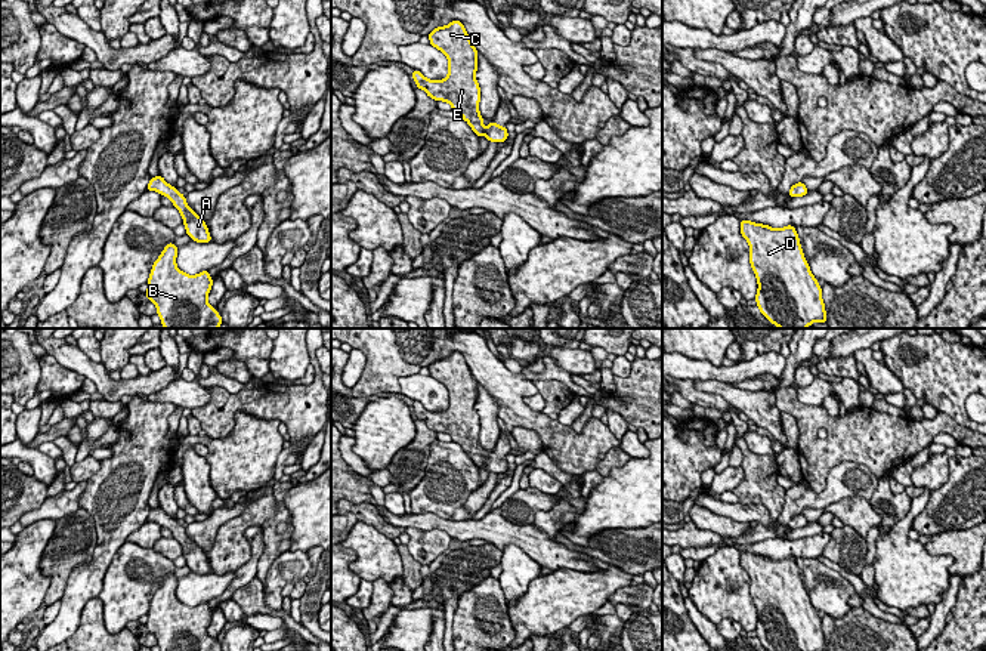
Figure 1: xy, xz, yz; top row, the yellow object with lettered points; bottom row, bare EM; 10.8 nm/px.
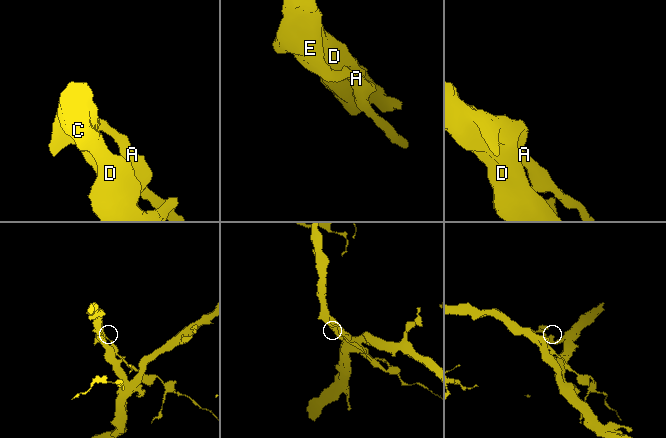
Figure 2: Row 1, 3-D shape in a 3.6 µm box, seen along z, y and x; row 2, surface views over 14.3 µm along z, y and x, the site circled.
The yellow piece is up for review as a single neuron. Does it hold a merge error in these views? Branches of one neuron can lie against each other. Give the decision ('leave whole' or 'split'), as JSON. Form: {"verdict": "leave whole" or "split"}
{"verdict": "leave whole"}

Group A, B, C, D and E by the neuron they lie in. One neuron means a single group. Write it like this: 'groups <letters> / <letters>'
groups A B C D E

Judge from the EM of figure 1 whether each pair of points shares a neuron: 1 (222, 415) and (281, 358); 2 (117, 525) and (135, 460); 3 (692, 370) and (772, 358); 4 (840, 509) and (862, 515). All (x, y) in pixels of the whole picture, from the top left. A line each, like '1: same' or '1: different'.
1: different
2: same
3: same
4: same

